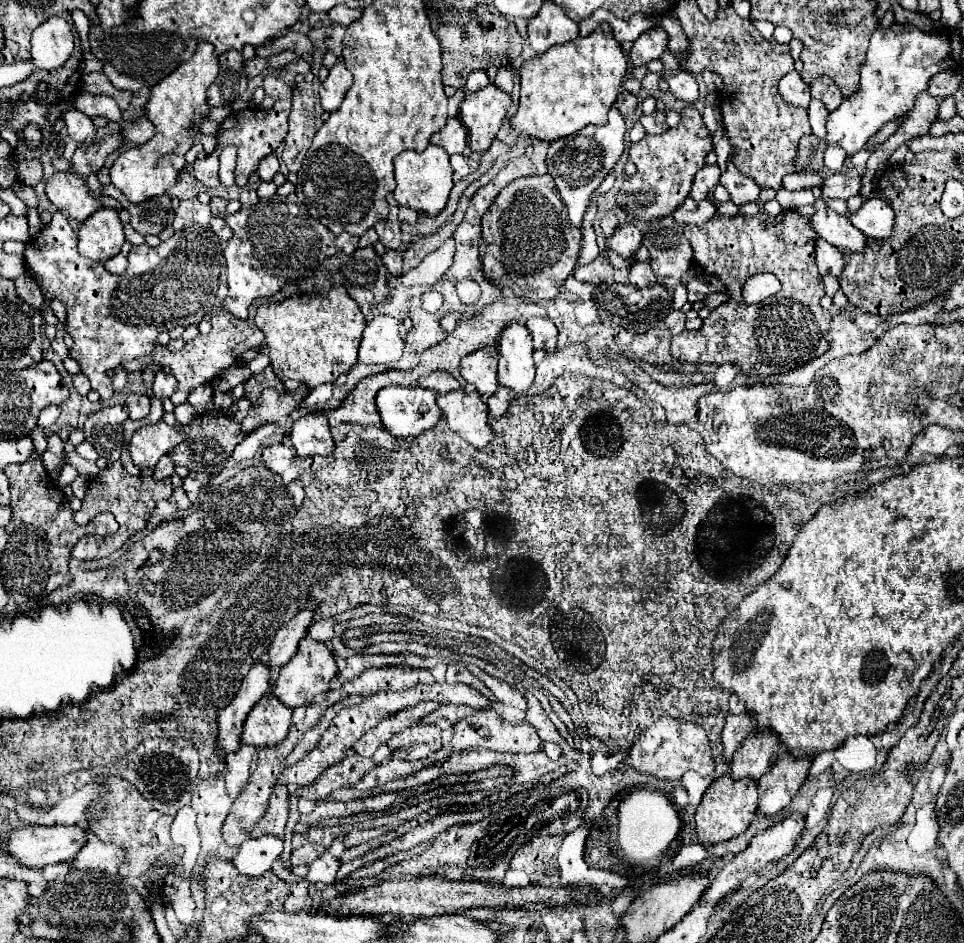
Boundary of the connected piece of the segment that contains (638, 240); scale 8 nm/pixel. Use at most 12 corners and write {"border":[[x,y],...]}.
{"border":[[622,224],[606,244],[634,264],[642,234]]}

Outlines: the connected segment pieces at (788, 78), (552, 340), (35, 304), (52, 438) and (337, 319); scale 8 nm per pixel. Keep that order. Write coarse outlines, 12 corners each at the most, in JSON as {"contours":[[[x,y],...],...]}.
{"contours":[[[792,70],[778,82],[780,96],[808,108],[810,86]],[[530,318],[534,350],[556,350],[558,328],[548,318]],[[28,274],[14,280],[16,294],[32,308],[44,304],[40,286]],[[48,434],[42,464],[56,472],[64,460],[64,444],[58,434]],[[344,286],[260,306],[290,392],[356,364],[366,326]]]}

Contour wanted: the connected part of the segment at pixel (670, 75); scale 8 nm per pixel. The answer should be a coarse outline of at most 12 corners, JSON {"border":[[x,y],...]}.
{"border":[[664,70],[678,100],[694,104],[698,100],[698,84],[690,72]]}

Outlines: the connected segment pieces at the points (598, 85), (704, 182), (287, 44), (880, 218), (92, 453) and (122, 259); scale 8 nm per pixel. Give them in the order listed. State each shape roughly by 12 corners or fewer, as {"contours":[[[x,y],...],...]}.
{"contours":[[[602,22],[520,66],[512,128],[606,124],[628,62]],[[718,164],[704,166],[692,184],[690,198],[700,202],[720,180]],[[290,30],[272,42],[274,54],[312,54],[306,34]],[[870,198],[848,218],[868,238],[892,234],[894,212]],[[88,441],[75,447],[86,460],[97,461],[99,454]],[[124,254],[106,260],[104,266],[112,274],[126,270]]]}

